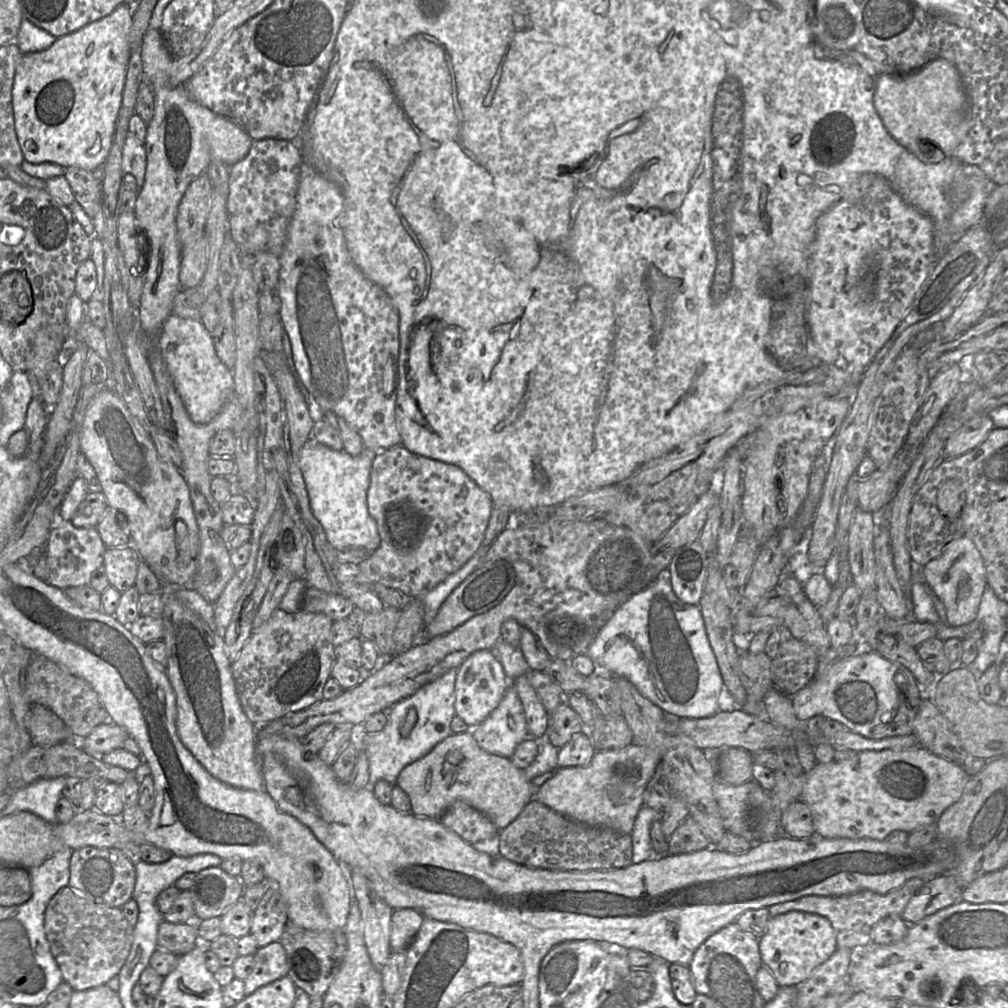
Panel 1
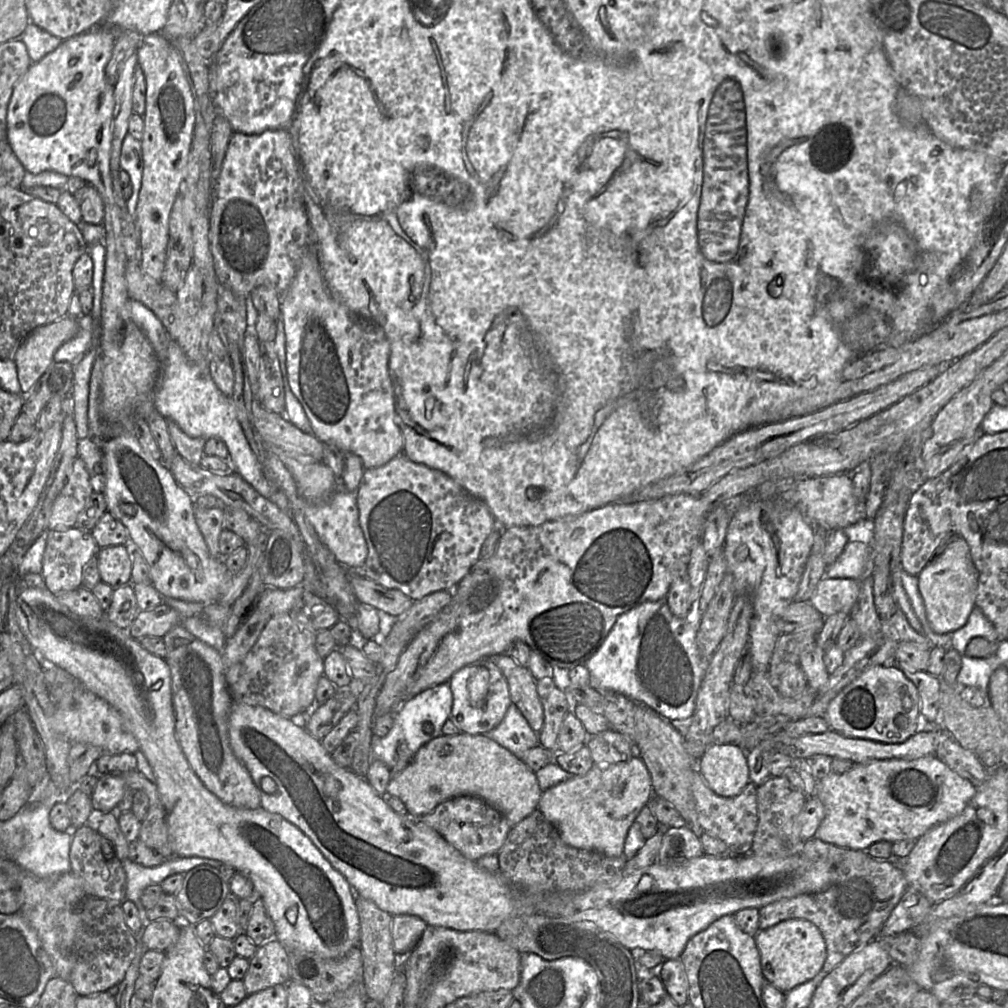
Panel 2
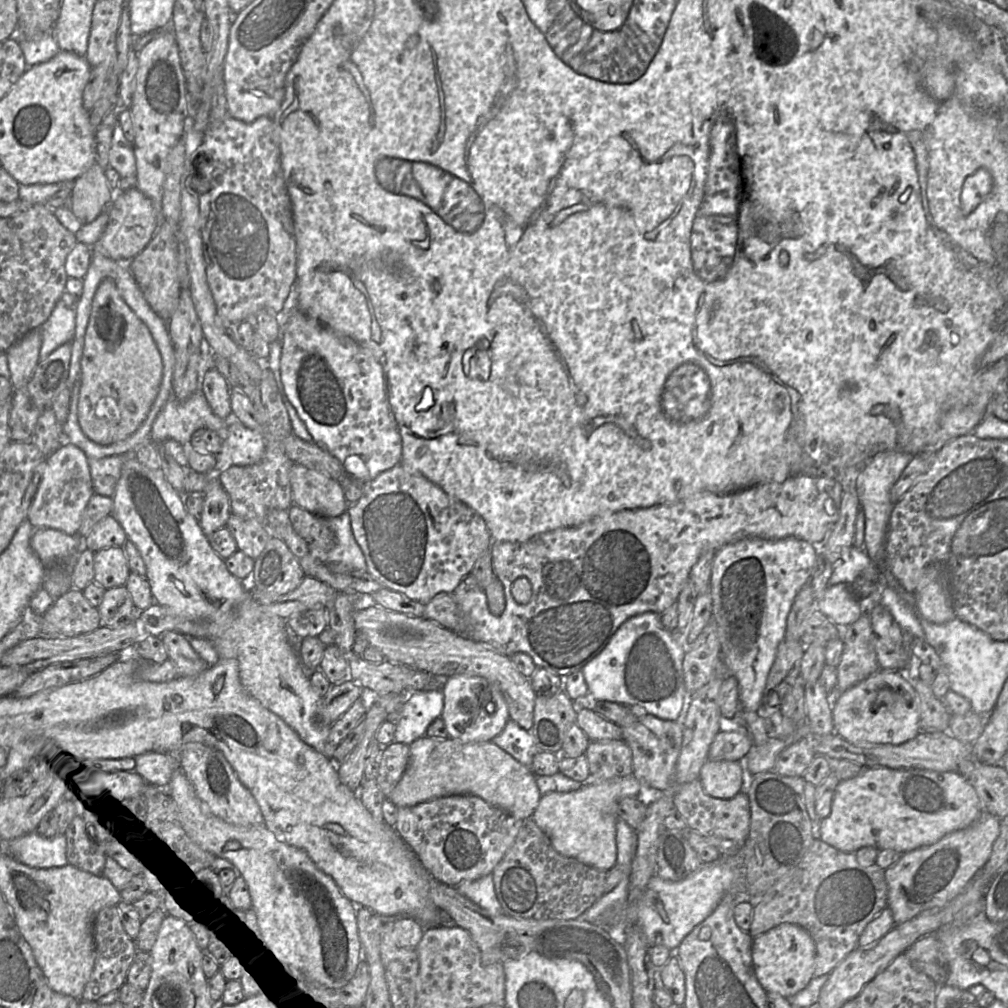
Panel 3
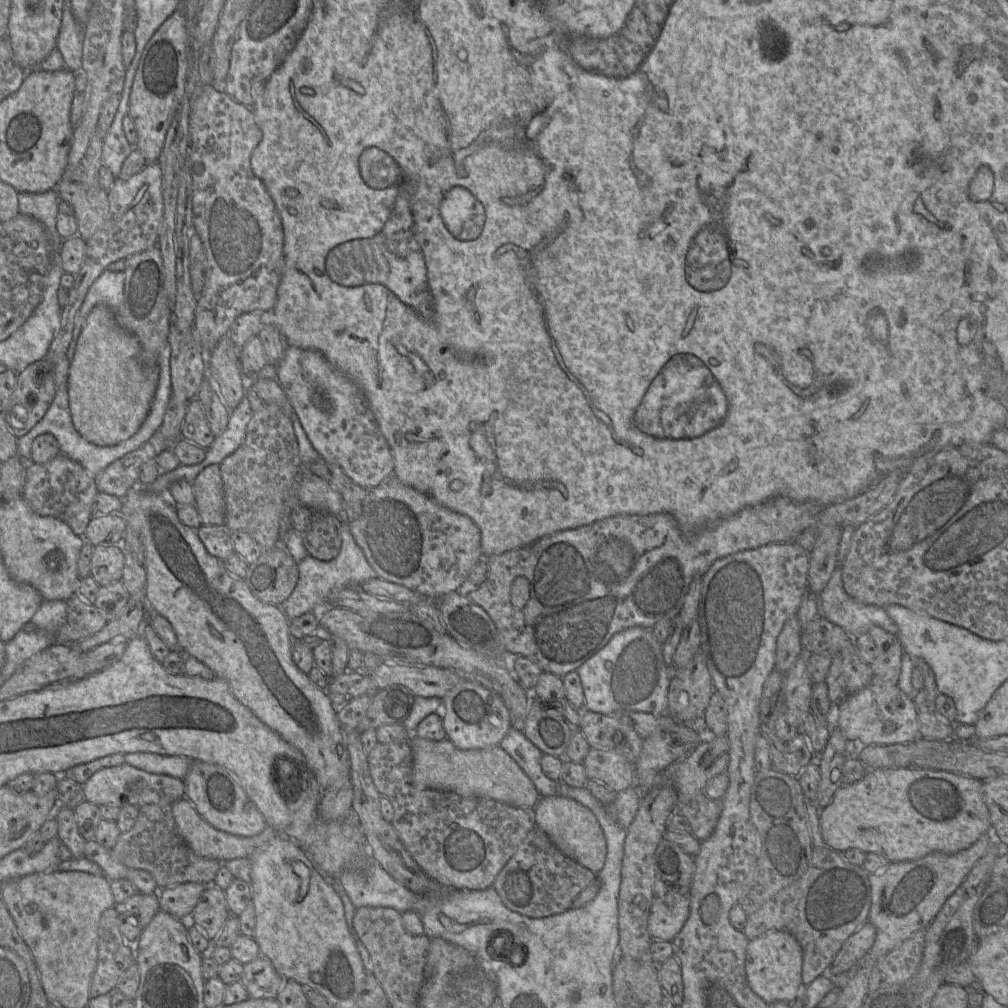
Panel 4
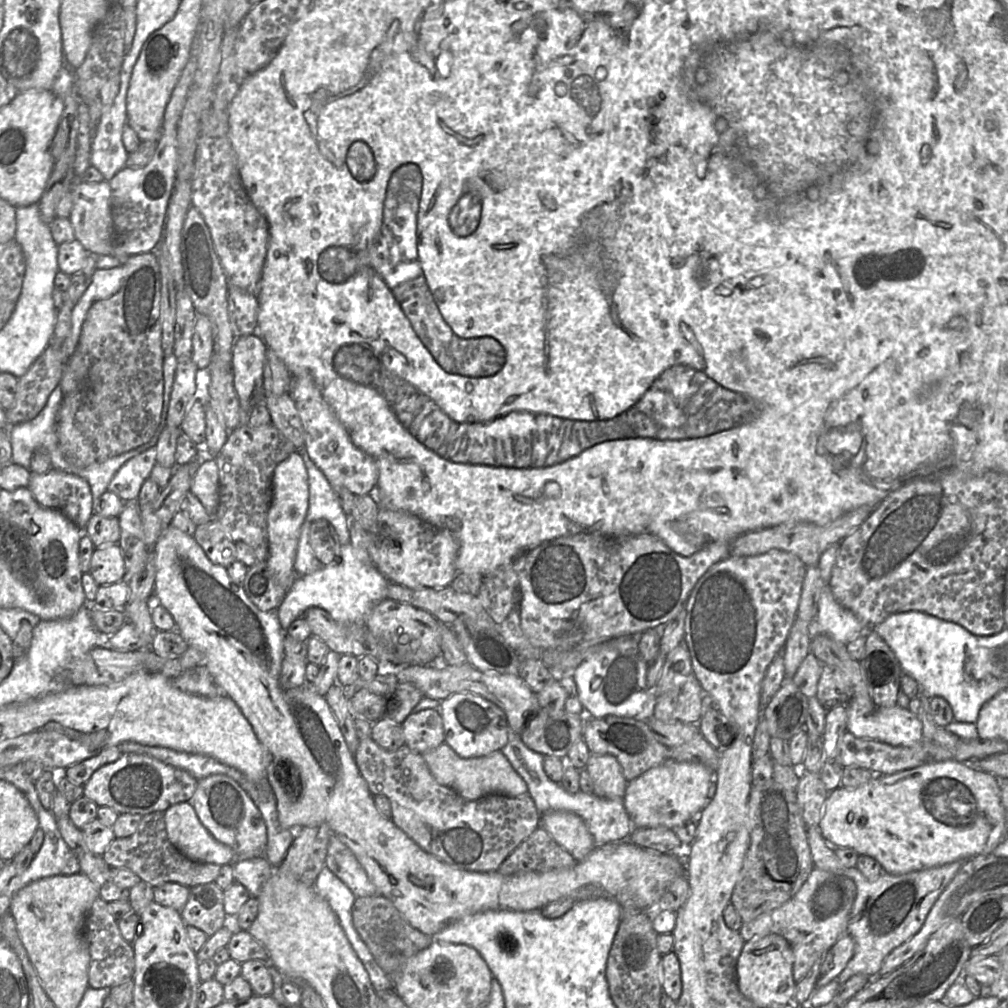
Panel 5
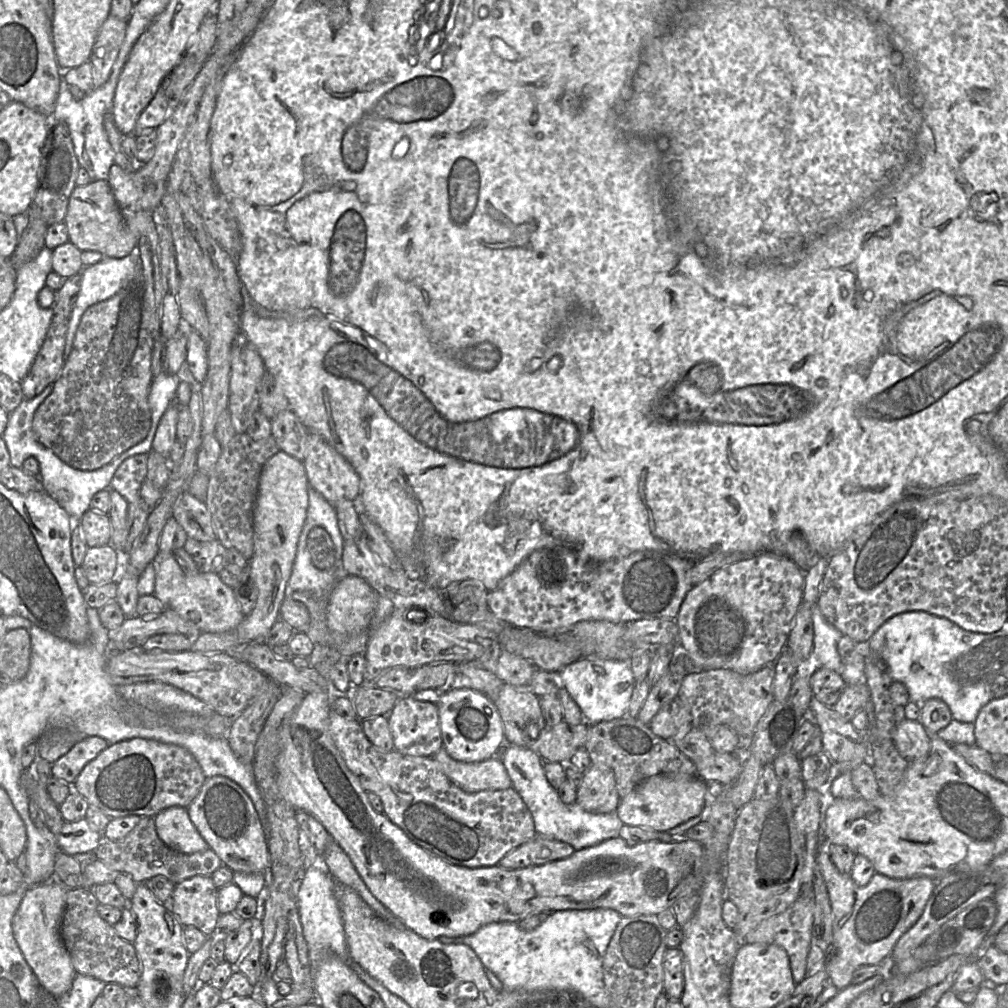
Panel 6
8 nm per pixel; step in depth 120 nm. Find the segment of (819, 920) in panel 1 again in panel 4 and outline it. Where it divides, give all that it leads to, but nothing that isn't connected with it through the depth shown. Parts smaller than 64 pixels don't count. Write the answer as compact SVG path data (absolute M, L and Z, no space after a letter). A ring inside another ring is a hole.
M768 931L749 940L745 956L747 982L752 991L767 1004L784 1001L791 1003L806 987L802 983L803 951L799 942L785 931Z

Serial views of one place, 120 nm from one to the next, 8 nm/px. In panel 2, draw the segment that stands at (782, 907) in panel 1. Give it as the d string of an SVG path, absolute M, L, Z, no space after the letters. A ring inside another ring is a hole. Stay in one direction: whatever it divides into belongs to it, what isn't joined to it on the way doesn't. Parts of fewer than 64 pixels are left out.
M817 837L806 840L801 851L812 860L829 861L835 868L835 878L830 886L820 893L802 894L792 898L784 898L759 909L759 930L764 930L787 919L804 919L812 922L820 930L826 944L827 956L822 972L829 973L848 955L859 950L867 943L880 937L881 930L895 906L909 888L909 884L899 863L894 860L876 860L862 852L842 848L826 843Z

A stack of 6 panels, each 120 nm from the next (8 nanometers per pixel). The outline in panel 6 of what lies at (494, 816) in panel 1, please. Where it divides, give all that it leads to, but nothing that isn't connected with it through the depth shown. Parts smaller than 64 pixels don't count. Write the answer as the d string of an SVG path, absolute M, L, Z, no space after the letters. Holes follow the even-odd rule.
M442 747L433 758L444 774L465 792L505 790L512 787L512 781L500 756L481 762L465 763L451 758Z

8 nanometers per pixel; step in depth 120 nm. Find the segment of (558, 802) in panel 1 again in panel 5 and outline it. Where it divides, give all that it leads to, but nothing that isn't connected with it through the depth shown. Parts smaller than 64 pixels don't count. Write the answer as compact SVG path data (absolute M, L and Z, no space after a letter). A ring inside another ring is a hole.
M551 811L541 814L540 826L579 862L596 847L583 819L569 811Z

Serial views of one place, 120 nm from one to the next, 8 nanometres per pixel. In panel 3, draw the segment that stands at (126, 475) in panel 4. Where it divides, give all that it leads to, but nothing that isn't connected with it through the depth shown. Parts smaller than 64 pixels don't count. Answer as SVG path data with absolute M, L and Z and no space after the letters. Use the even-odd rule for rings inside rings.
M135 452L104 458L89 458L88 464L94 493L112 497L121 476L123 464L127 458L132 456L135 456Z

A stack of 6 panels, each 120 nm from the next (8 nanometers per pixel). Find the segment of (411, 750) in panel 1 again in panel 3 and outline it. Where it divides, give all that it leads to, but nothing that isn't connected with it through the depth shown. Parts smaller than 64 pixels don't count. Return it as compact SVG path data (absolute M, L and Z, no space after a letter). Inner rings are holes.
M440 687L411 692L396 718L393 742L410 745L426 735L428 726L441 717L444 696Z

